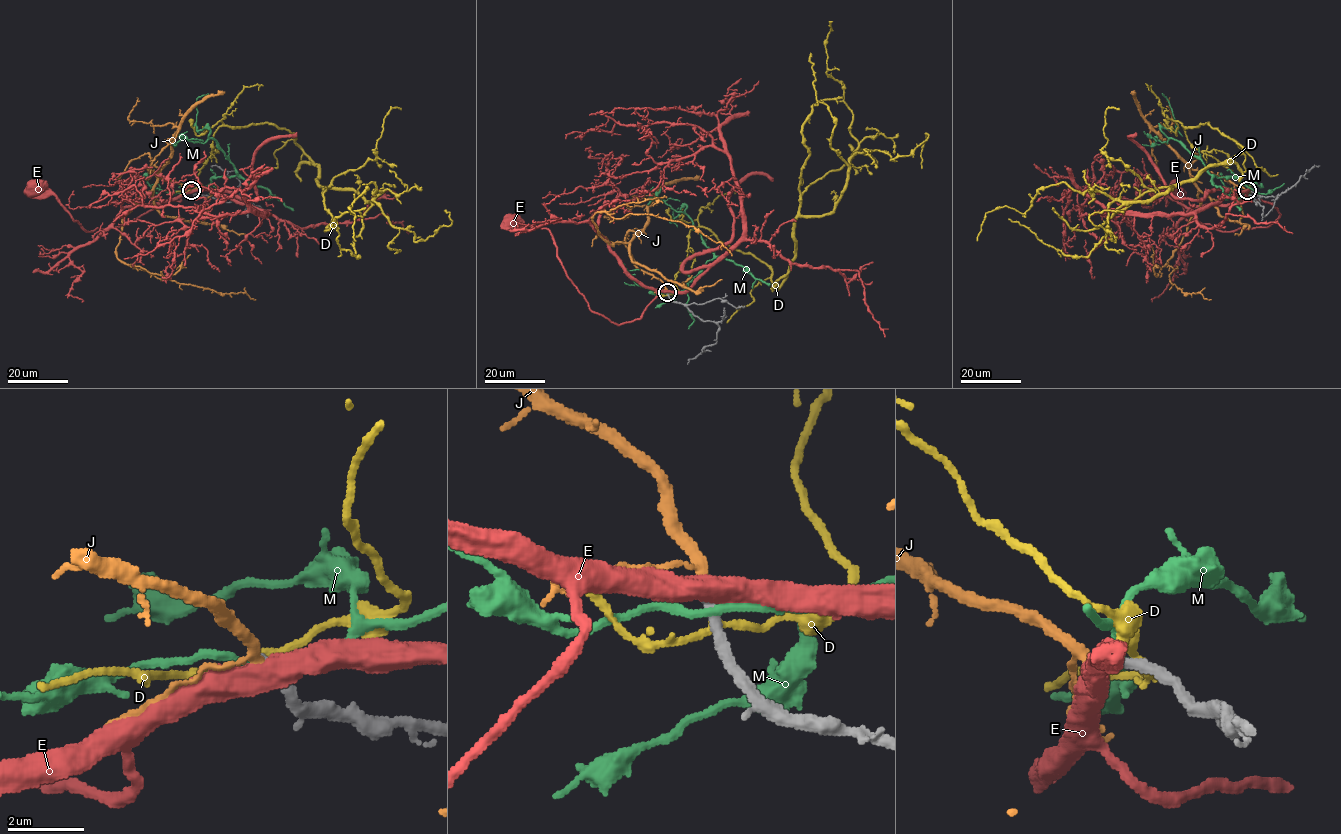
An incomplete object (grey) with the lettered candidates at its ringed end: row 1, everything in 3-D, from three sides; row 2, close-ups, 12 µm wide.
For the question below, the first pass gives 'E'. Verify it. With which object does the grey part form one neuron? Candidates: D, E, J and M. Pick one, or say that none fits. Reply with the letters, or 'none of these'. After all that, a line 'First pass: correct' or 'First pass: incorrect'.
J
First pass: incorrect

